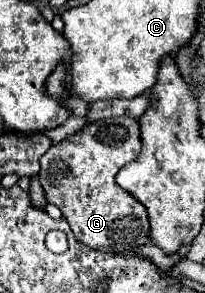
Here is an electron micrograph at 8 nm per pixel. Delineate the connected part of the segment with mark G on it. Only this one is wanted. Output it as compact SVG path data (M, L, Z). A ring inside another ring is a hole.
M109 117L89 123L79 133L69 135L61 143L53 145L41 157L39 181L45 191L45 199L61 209L63 217L71 225L73 235L83 245L97 251L119 253L149 241L145 207L115 183L119 169L135 161L139 153L139 123L131 117Z

